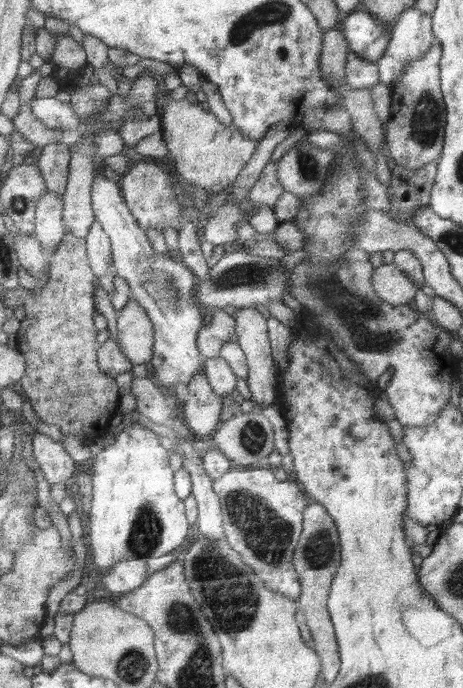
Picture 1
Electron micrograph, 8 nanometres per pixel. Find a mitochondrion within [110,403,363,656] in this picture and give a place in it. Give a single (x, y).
(267, 533)

